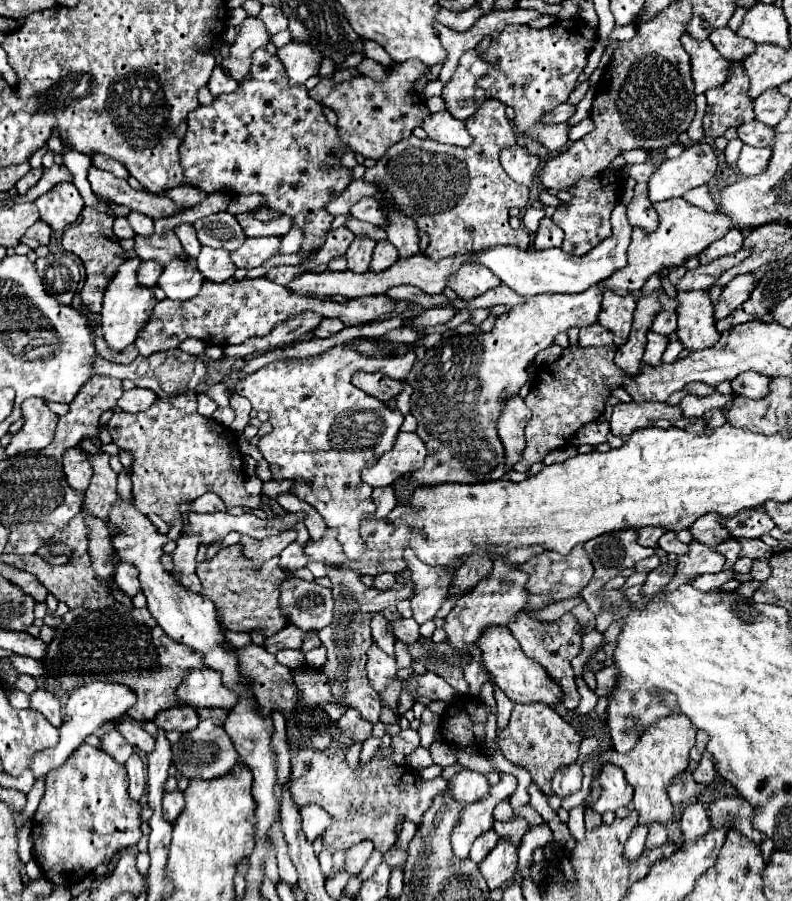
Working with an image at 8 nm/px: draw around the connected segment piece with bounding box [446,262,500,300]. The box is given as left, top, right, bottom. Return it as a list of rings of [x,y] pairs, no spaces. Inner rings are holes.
[[[466,262],[466,266],[462,266],[458,274],[452,274],[450,282],[446,284],[464,300],[476,298],[486,290],[500,286],[498,278],[490,270],[486,270],[484,266],[474,266],[474,262]]]

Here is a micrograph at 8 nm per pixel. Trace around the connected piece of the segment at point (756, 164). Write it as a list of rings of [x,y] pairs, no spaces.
[[[744,146],[742,148],[742,154],[738,158],[738,170],[744,176],[762,174],[762,170],[766,170],[766,166],[770,162],[770,154],[772,154],[772,148],[752,148],[752,146]]]

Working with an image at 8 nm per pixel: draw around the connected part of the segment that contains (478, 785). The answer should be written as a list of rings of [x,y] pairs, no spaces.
[[[472,770],[458,772],[456,776],[452,776],[452,780],[448,780],[448,786],[452,790],[452,798],[462,806],[474,804],[478,798],[484,798],[490,790],[488,778]]]

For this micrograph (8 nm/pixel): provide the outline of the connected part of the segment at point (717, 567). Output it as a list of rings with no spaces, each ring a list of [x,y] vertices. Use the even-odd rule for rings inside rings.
[[[692,542],[690,552],[684,554],[684,556],[678,556],[676,576],[672,578],[672,582],[664,590],[678,590],[678,586],[690,584],[700,574],[720,572],[722,566],[724,566],[724,556],[722,554],[716,554],[714,548],[710,548],[706,544]],[[690,574],[694,574],[694,578],[690,578]]]

